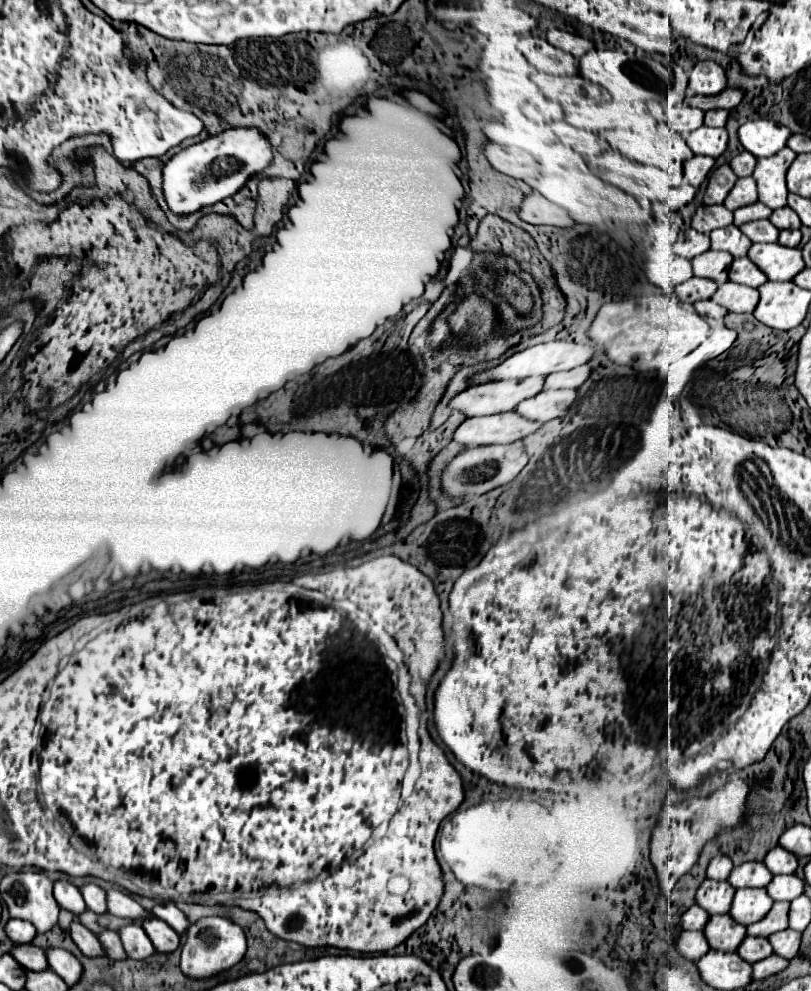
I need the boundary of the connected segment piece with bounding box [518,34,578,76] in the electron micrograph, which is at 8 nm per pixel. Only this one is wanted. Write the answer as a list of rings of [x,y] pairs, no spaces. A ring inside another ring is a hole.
[[[522,36],[518,42],[518,50],[524,54],[524,58],[538,70],[556,74],[556,76],[574,76],[578,74],[576,58],[562,52],[560,48],[554,48],[544,38],[538,36]]]

